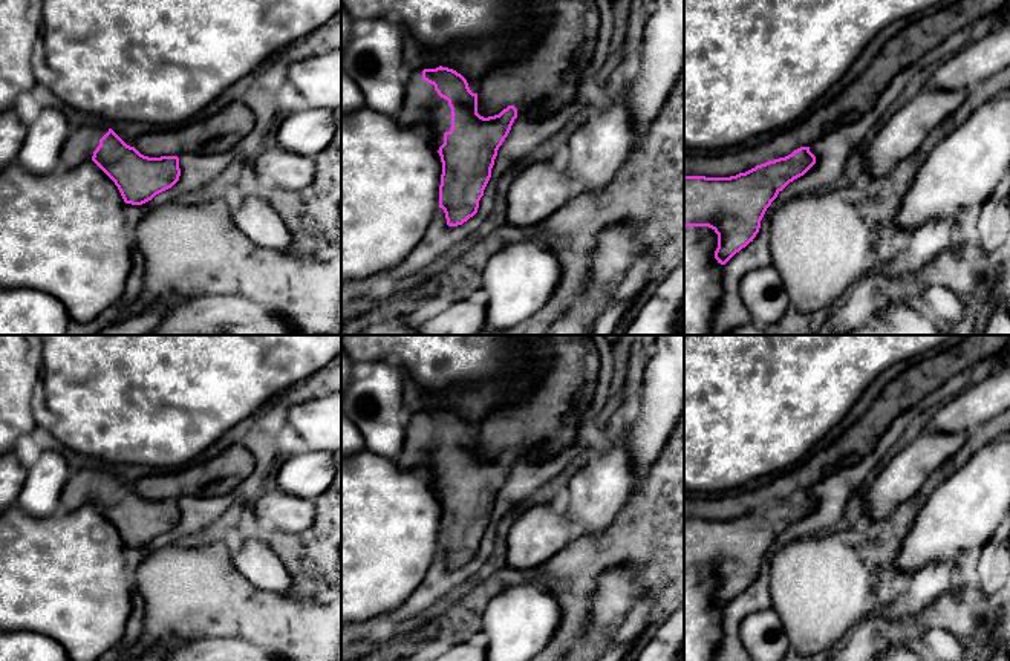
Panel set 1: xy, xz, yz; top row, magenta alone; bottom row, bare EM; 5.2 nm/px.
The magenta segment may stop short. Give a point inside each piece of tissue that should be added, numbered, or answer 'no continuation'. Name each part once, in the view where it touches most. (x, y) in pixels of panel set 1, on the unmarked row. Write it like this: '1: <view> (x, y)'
1: xz (421, 447)

